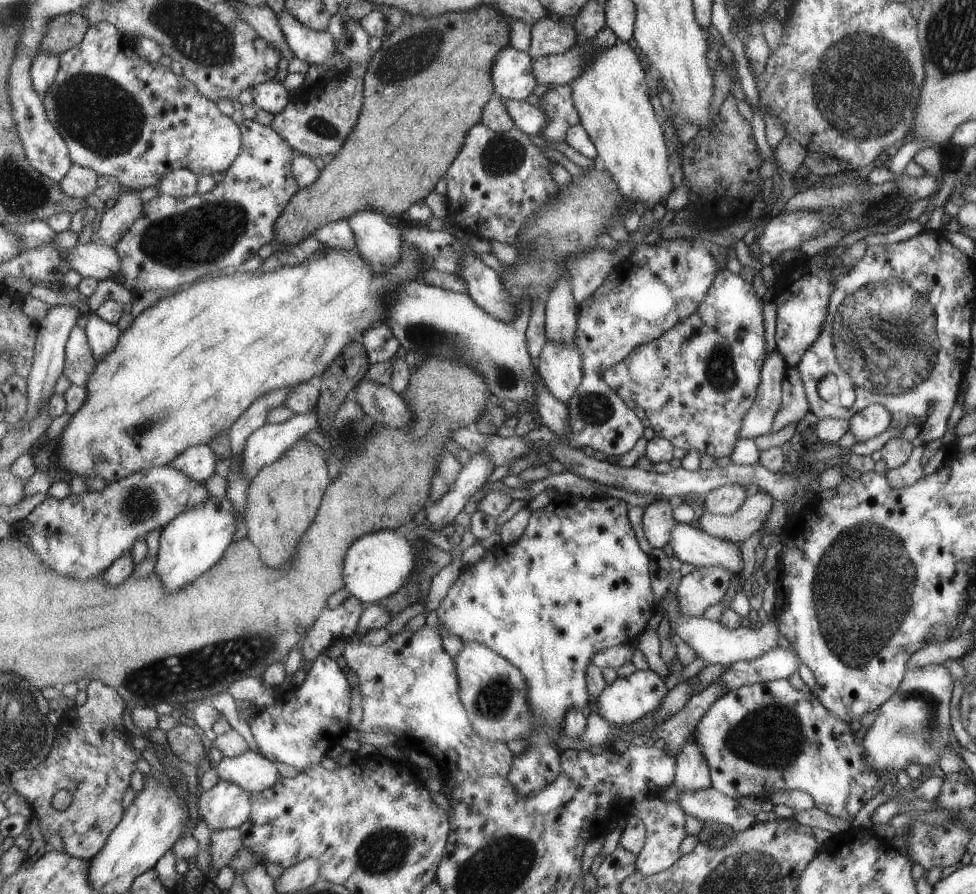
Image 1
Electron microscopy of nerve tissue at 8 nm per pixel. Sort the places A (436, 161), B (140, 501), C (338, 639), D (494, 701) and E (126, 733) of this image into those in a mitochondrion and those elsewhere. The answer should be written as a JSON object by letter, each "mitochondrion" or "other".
{"A":"other","B":"mitochondrion","C":"other","D":"mitochondrion","E":"other"}

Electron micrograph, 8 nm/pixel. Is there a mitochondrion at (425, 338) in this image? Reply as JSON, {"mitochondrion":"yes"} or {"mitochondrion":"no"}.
{"mitochondrion":"yes"}

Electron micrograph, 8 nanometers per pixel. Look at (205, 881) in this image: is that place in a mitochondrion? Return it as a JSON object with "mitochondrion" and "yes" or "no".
{"mitochondrion":"no"}

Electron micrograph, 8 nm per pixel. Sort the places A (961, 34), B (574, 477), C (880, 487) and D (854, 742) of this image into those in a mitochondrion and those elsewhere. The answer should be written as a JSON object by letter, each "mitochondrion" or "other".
{"A":"mitochondrion","B":"other","C":"other","D":"other"}

